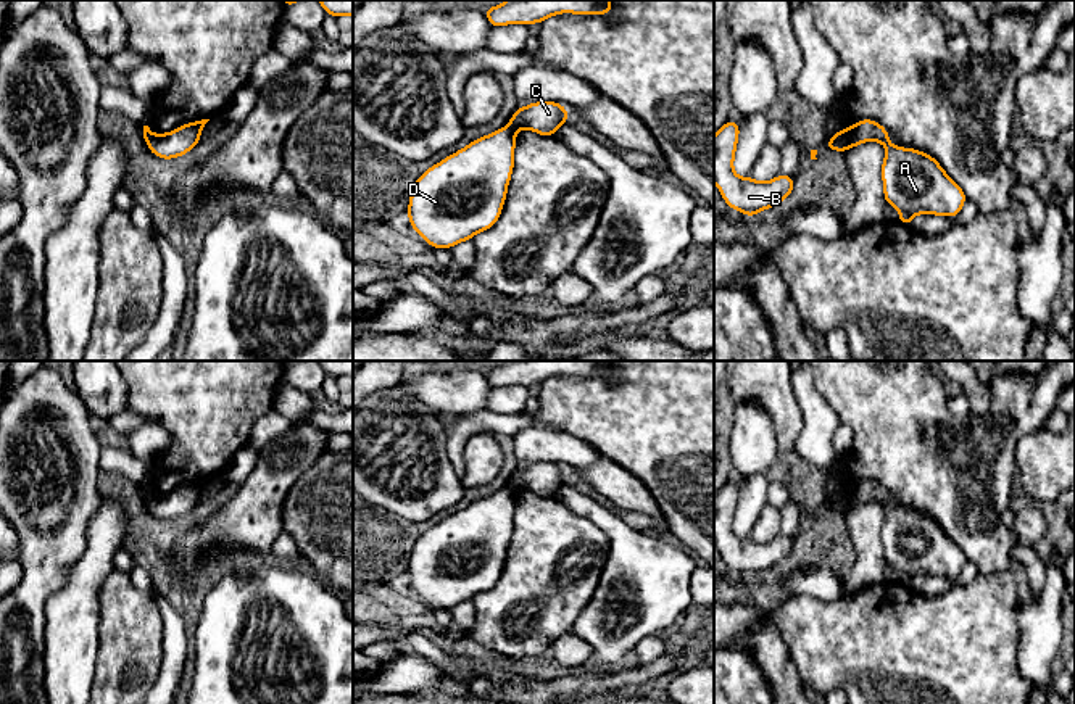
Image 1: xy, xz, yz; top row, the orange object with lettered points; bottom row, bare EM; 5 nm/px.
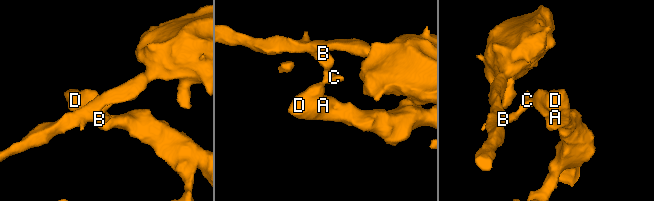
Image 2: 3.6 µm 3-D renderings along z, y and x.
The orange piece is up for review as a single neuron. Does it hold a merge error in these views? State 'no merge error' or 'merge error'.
merge error

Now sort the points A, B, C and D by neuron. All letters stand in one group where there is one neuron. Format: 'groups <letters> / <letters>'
groups A D / B C

